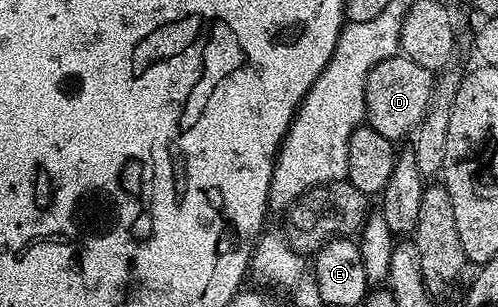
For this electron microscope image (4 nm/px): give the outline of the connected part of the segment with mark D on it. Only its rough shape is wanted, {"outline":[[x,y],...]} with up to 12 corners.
{"outline":[[405,55],[365,82],[366,123],[408,139],[426,118],[433,73]]}

